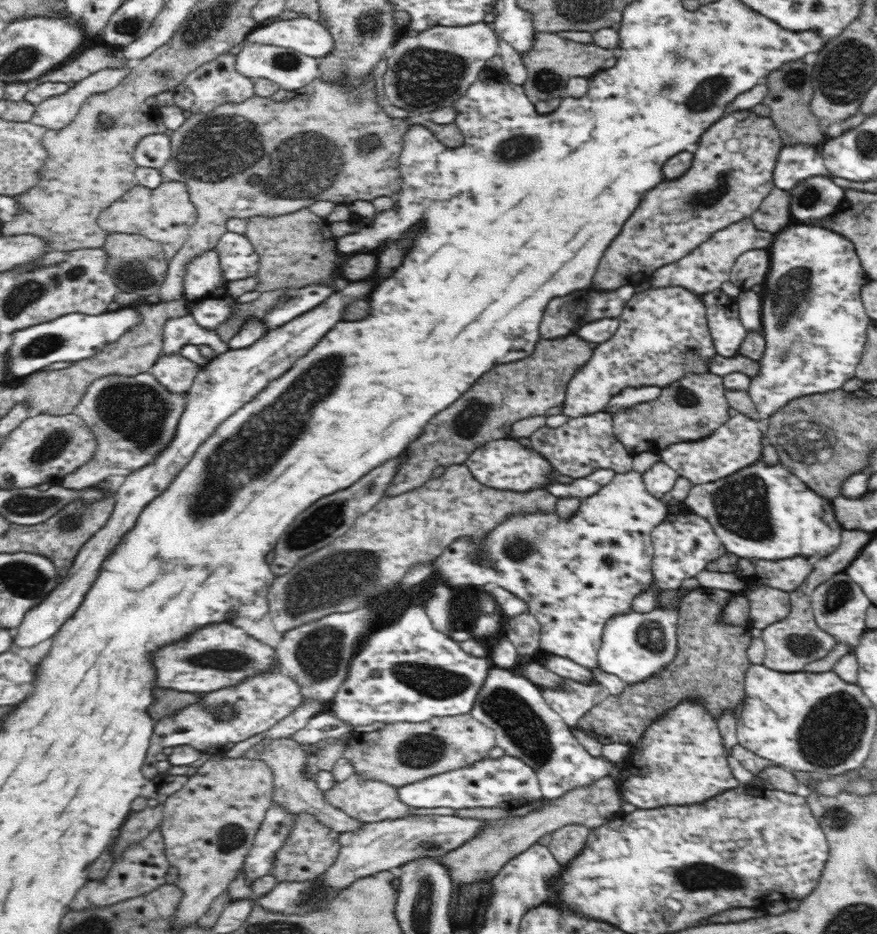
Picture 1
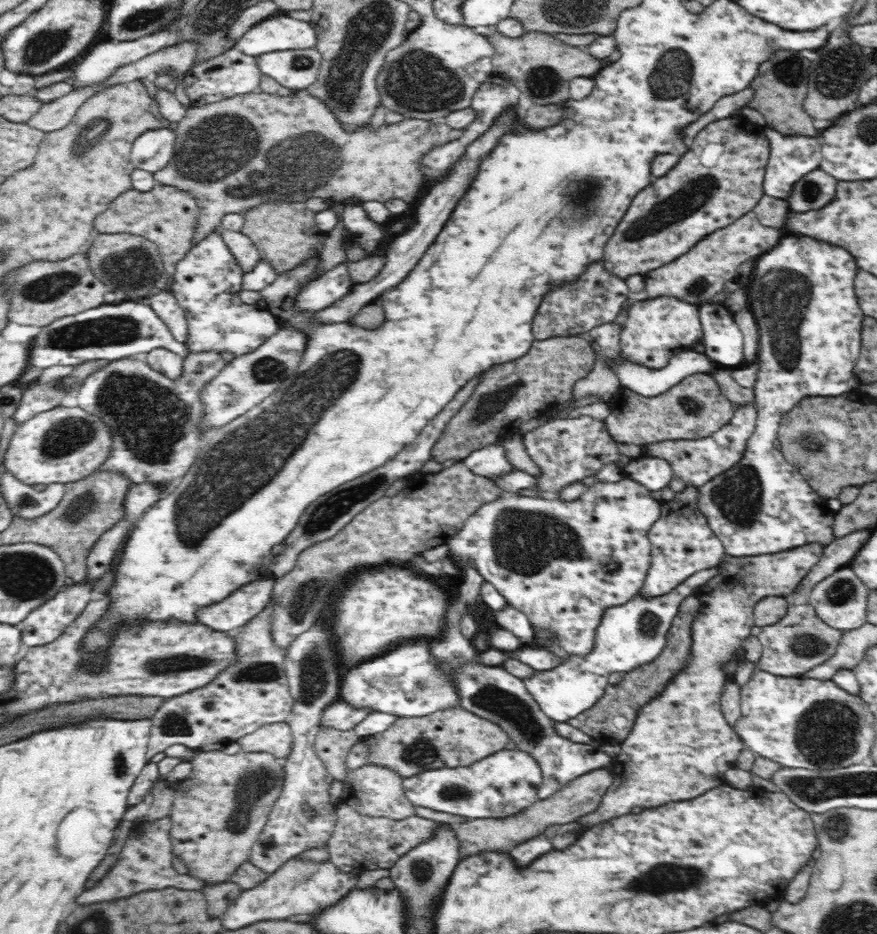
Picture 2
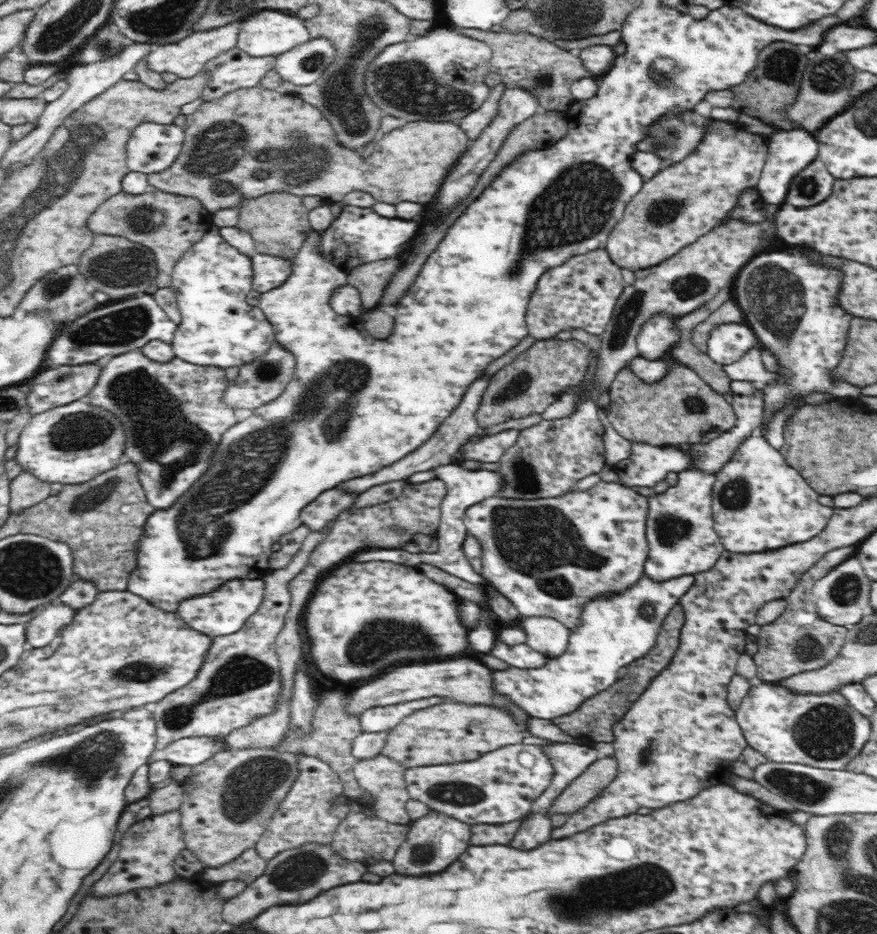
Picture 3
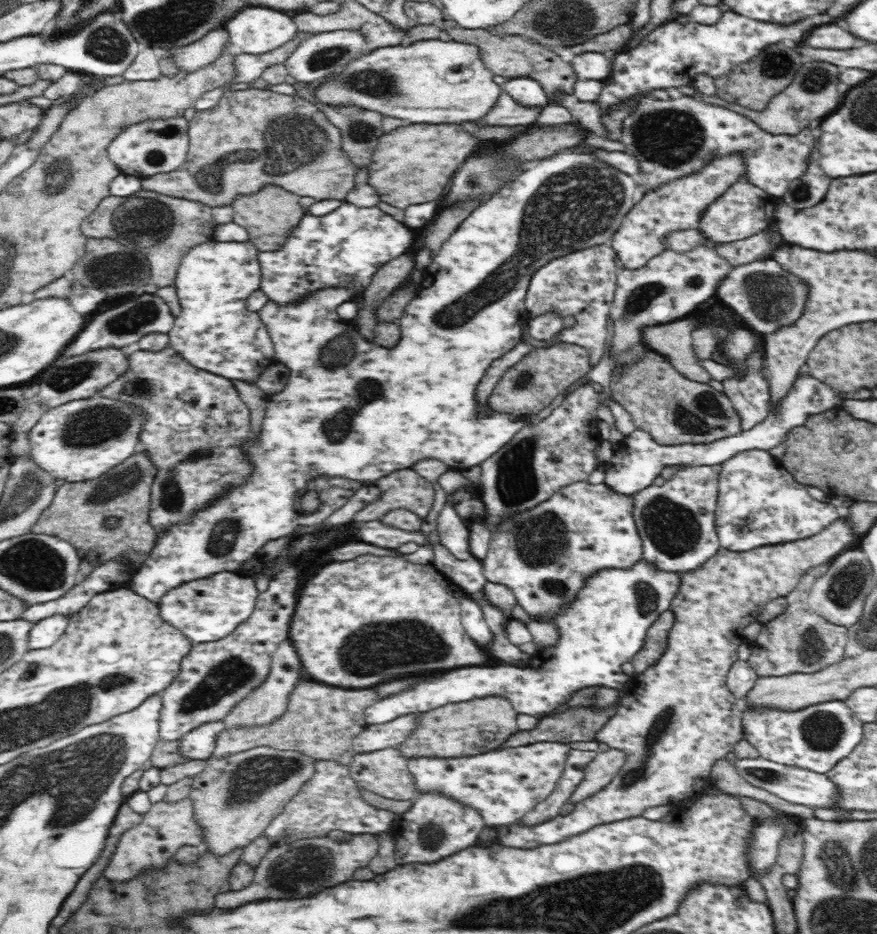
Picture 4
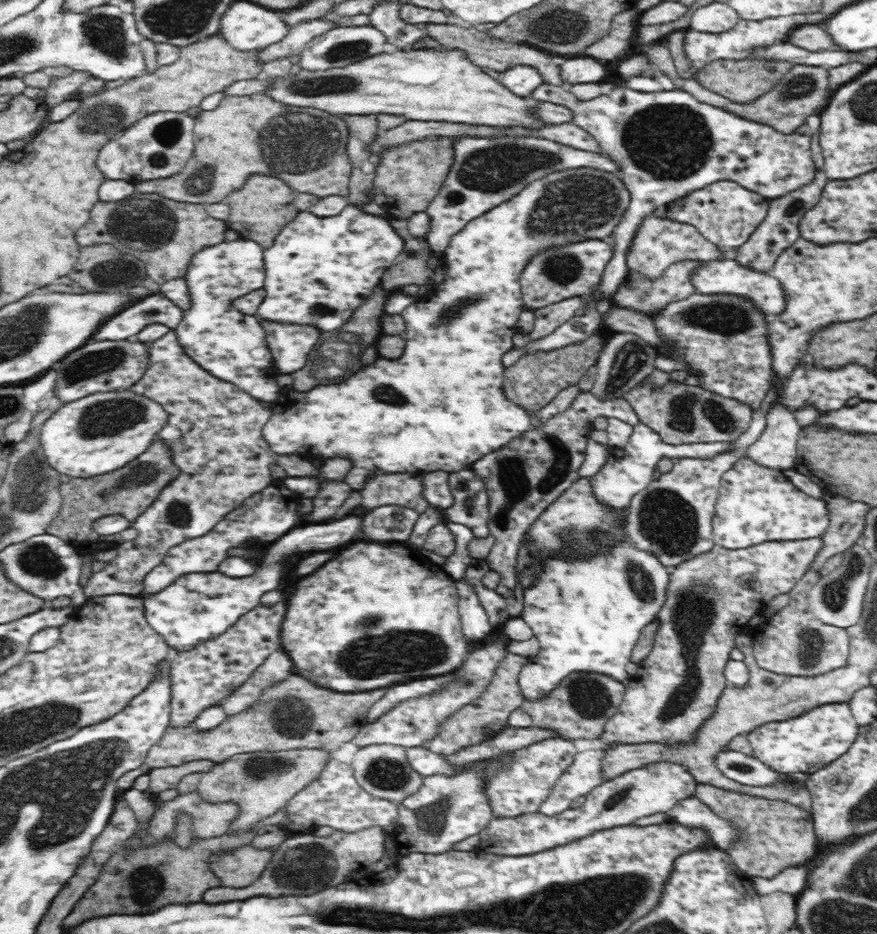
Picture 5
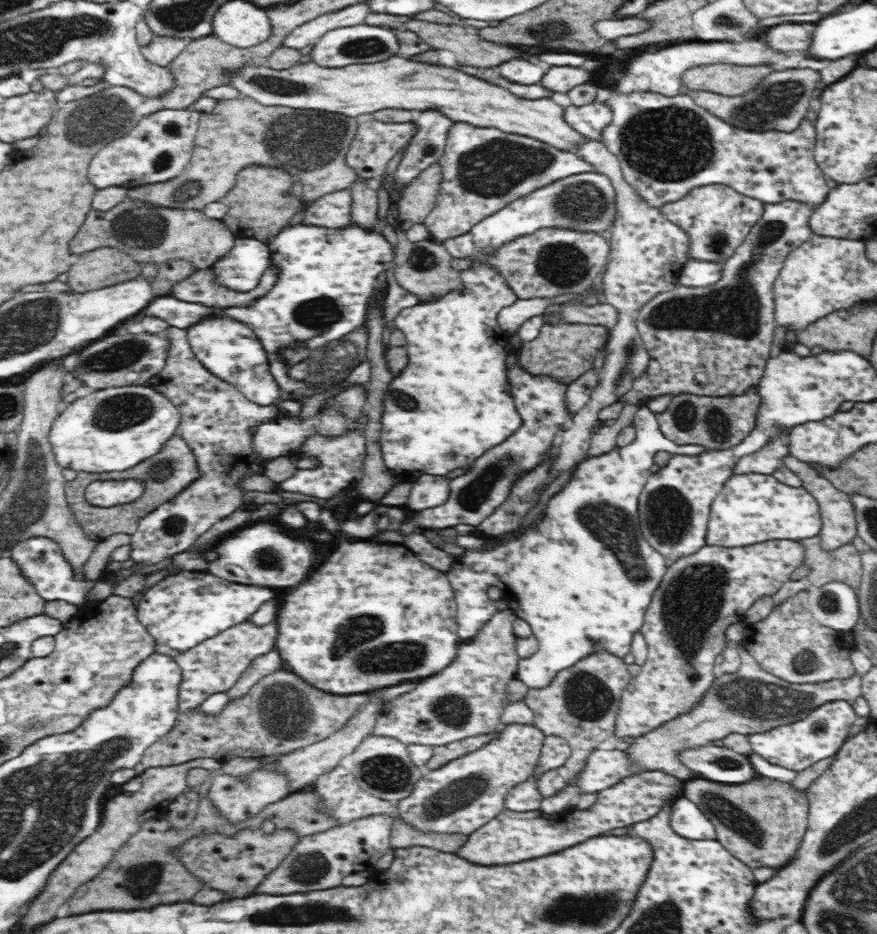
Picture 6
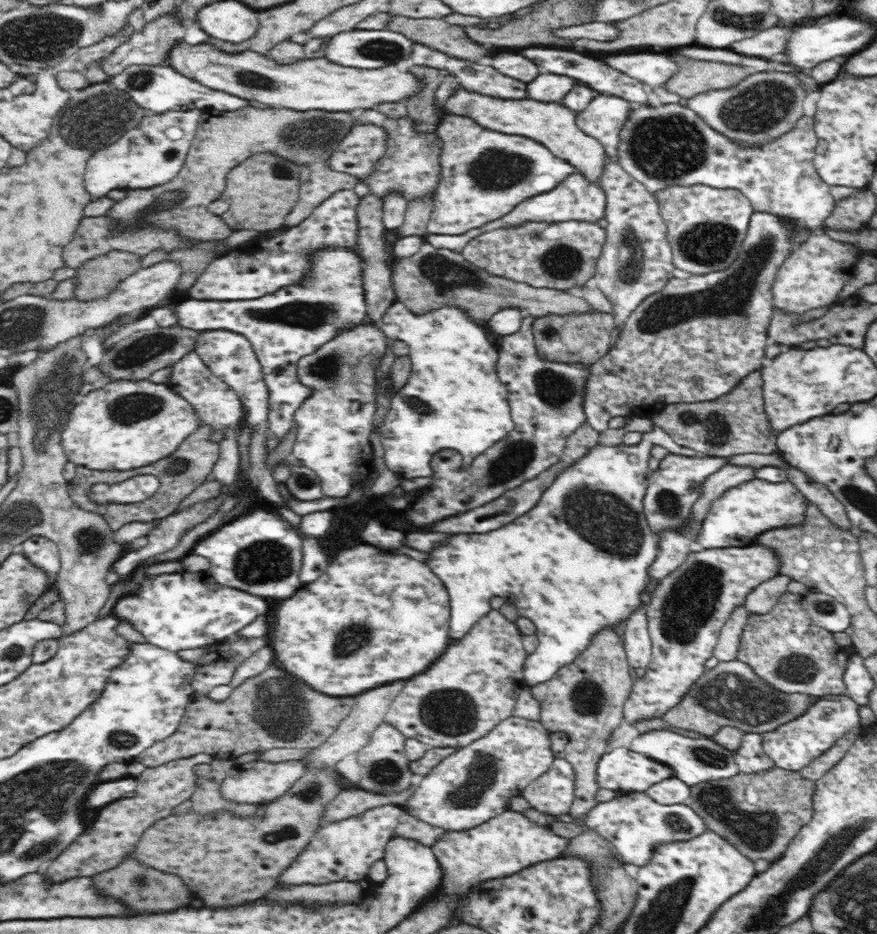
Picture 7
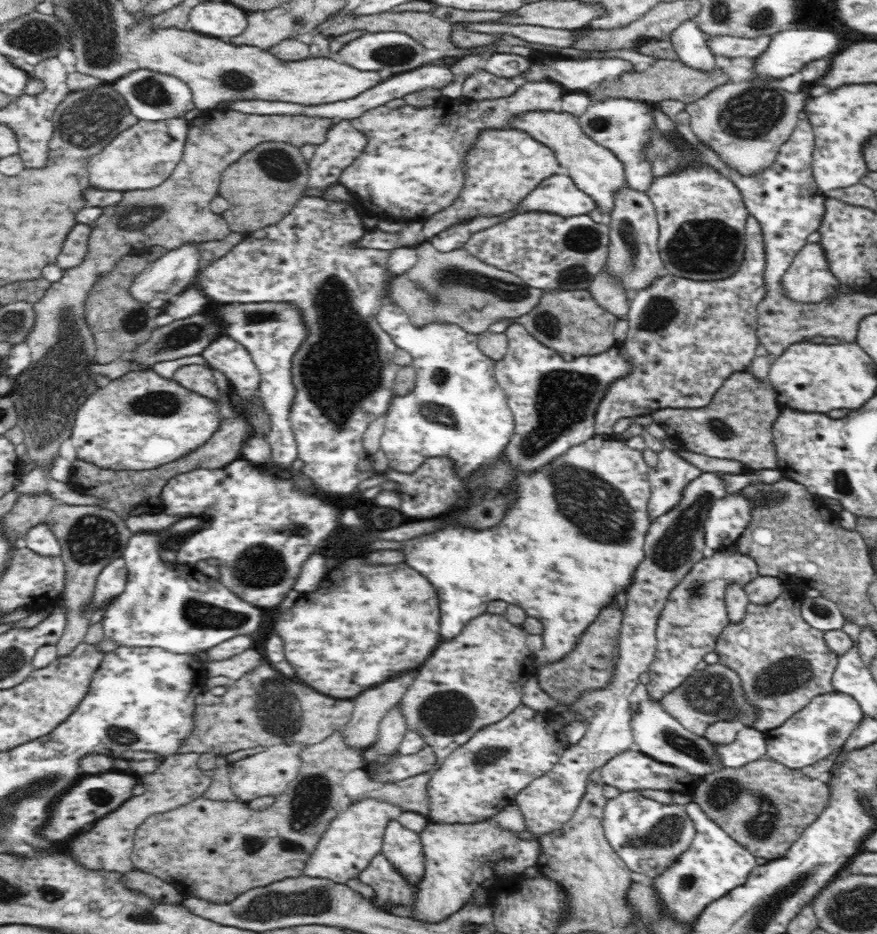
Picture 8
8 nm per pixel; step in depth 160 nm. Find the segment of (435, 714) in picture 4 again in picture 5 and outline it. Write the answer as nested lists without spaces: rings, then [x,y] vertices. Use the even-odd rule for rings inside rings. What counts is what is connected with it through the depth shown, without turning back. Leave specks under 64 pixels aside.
[[[508,653],[503,658],[502,664],[495,670],[495,677],[491,685],[482,696],[473,704],[466,708],[459,709],[445,724],[439,729],[439,734],[430,741],[422,742],[420,746],[431,750],[433,753],[447,757],[456,754],[456,751],[464,747],[476,745],[490,739],[501,730],[504,730],[509,724],[508,719],[513,710],[520,709],[523,703],[522,691],[519,688],[518,678],[524,663],[528,662],[528,657]]]

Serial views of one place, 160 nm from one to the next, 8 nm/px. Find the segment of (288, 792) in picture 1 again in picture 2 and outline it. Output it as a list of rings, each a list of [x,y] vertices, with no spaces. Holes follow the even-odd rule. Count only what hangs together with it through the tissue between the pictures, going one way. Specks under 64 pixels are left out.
[[[287,722],[269,723],[236,740],[244,752],[273,754],[283,761],[292,748],[293,734]]]

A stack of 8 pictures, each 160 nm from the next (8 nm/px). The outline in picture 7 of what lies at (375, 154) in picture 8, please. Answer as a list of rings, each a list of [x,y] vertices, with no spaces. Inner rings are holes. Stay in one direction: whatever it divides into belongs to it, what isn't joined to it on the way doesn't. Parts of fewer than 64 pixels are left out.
[[[540,74],[528,84],[528,98],[540,102],[560,102],[574,86],[574,78],[564,74]],[[363,110],[364,116],[361,122],[380,126],[386,133],[386,151],[377,165],[369,173],[370,178],[364,180],[370,186],[370,192],[376,196],[384,196],[386,192],[396,190],[396,193],[404,192],[410,198],[432,196],[439,186],[440,161],[439,154],[442,152],[443,140],[438,140],[438,135],[418,134],[410,117],[402,120],[388,118],[377,110]]]

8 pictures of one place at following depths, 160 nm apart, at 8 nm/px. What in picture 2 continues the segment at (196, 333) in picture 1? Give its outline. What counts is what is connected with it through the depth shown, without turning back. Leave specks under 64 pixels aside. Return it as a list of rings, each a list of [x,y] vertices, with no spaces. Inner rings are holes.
[[[164,289],[146,301],[152,307],[152,310],[167,323],[168,330],[171,330],[174,337],[184,343],[189,334],[188,323],[182,307],[178,304],[173,293]]]

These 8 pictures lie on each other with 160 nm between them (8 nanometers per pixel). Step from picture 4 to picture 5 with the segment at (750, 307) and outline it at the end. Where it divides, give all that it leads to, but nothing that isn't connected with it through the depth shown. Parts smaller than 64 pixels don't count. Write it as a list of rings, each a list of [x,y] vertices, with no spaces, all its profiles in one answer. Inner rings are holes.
[[[733,257],[721,261],[701,262],[690,280],[699,292],[705,295],[726,294],[750,299],[766,320],[771,320],[780,314],[780,310],[784,310],[784,289],[780,290],[780,281],[770,271],[758,273],[738,264]]]

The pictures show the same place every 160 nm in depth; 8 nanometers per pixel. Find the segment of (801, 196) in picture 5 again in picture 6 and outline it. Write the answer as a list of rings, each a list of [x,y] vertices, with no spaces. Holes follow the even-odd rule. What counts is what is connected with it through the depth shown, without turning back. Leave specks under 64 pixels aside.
[[[783,201],[777,204],[764,203],[764,214],[761,214],[760,220],[752,226],[748,236],[735,250],[735,253],[722,262],[721,278],[716,281],[716,284],[694,288],[676,283],[676,286],[669,291],[657,294],[654,298],[651,298],[636,312],[635,325],[650,357],[646,376],[641,375],[640,378],[633,379],[633,386],[626,392],[626,396],[624,396],[624,400],[628,400],[628,404],[630,404],[630,402],[638,402],[638,400],[646,400],[646,398],[652,398],[652,396],[660,396],[660,394],[673,394],[673,396],[676,396],[677,394],[686,393],[705,397],[740,396],[759,385],[768,359],[771,357],[770,351],[772,350],[772,345],[775,340],[774,330],[777,327],[774,318],[775,304],[772,293],[773,285],[775,284],[776,276],[778,276],[780,269],[783,268],[784,260],[786,260],[788,254],[790,254],[792,250],[798,249],[799,245],[802,245],[803,242],[806,242],[808,237],[811,236],[811,227],[808,226],[808,222],[810,221],[813,210],[814,208],[810,205],[801,204],[799,201]]]

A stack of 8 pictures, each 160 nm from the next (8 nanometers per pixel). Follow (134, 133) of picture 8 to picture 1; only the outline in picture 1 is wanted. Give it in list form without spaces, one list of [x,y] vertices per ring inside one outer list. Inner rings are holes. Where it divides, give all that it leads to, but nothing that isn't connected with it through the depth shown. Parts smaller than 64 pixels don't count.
[[[152,134],[140,140],[134,149],[138,167],[161,169],[171,157],[171,143],[164,134]]]

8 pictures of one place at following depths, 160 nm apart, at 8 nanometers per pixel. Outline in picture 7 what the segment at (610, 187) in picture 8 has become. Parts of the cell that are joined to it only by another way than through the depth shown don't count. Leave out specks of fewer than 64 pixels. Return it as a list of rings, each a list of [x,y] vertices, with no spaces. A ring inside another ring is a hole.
[[[458,88],[447,106],[453,115],[465,116],[479,123],[487,130],[499,131],[501,134],[514,134],[530,138],[548,147],[558,158],[569,162],[586,180],[598,184],[606,169],[607,154],[602,143],[580,130],[576,122],[576,112],[556,104],[556,102],[536,102],[536,100],[502,100],[482,94],[472,94],[464,88]]]

